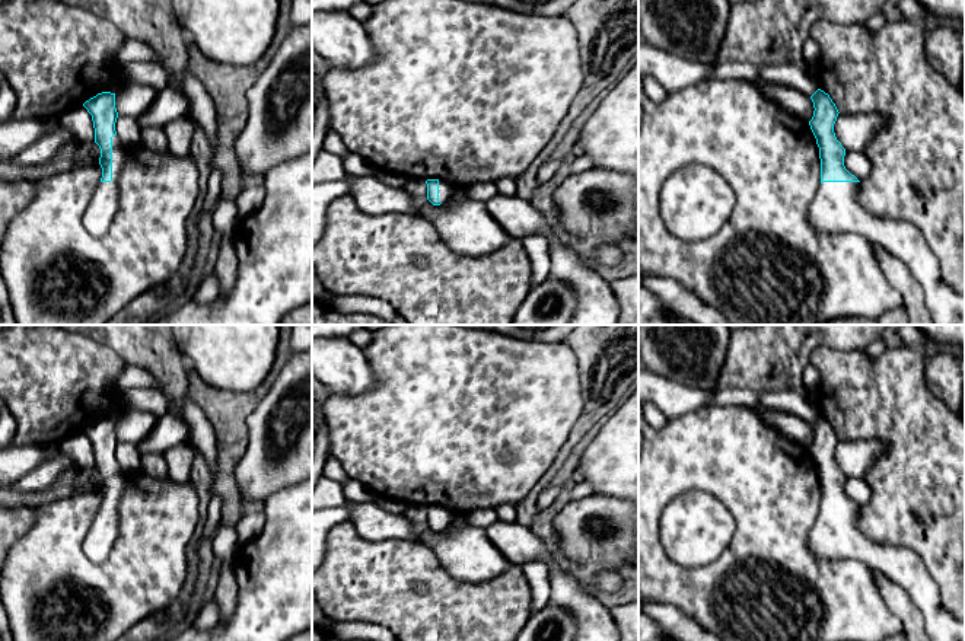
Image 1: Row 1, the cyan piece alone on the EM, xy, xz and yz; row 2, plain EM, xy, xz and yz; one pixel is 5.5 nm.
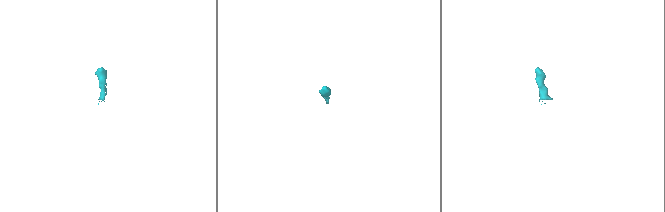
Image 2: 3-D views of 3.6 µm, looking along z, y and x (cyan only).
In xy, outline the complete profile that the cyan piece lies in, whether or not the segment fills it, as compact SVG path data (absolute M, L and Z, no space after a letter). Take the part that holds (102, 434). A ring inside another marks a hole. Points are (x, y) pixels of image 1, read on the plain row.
M98 420L83 433L92 441L95 469L101 475L99 491L102 494L102 504L83 542L83 552L93 562L105 562L120 533L118 501L125 488L125 475L115 457L118 444L115 420Z

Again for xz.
M427 506L427 526L433 532L445 530L452 522L453 511L443 506Z

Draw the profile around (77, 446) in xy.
M83 431L74 433L57 446L80 469L95 469L95 455L92 441Z

